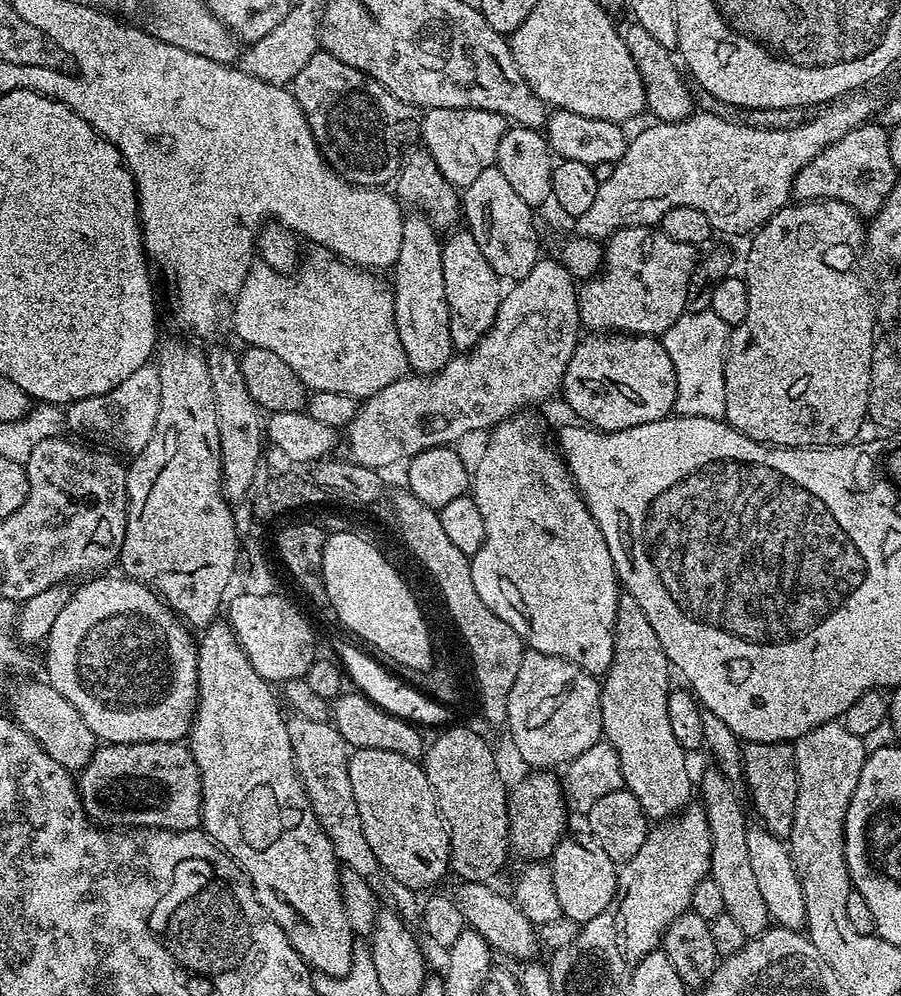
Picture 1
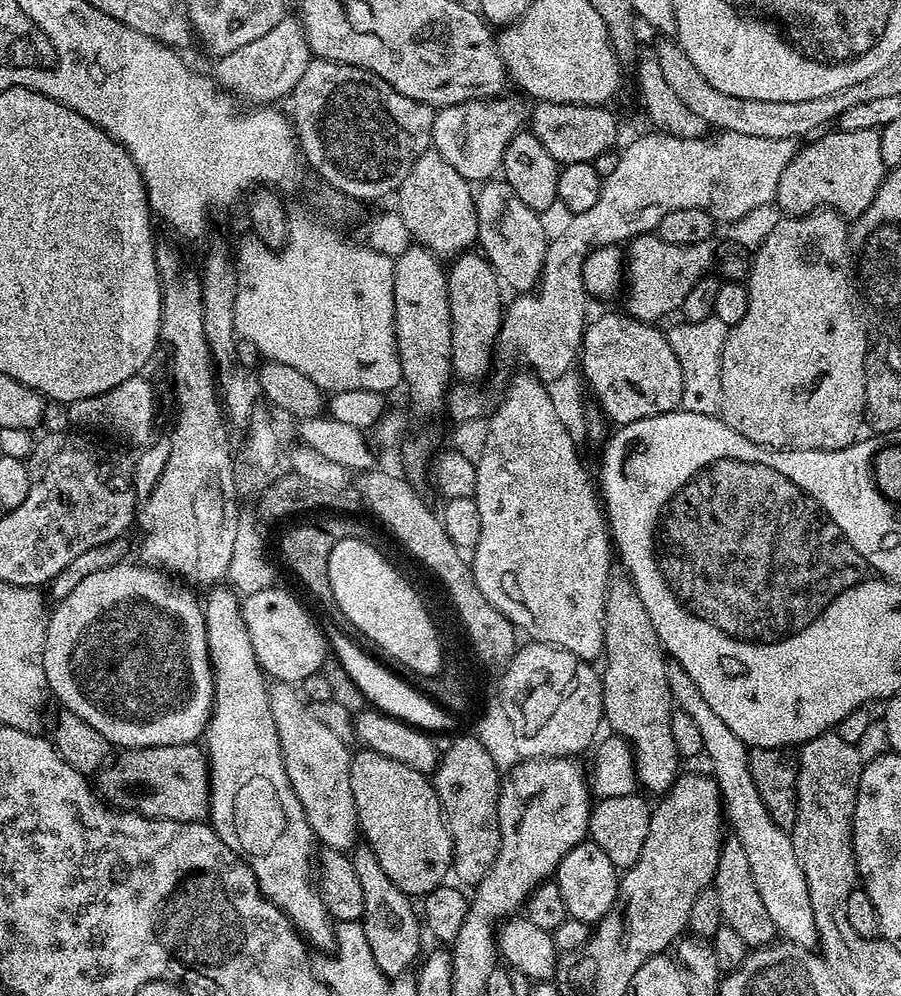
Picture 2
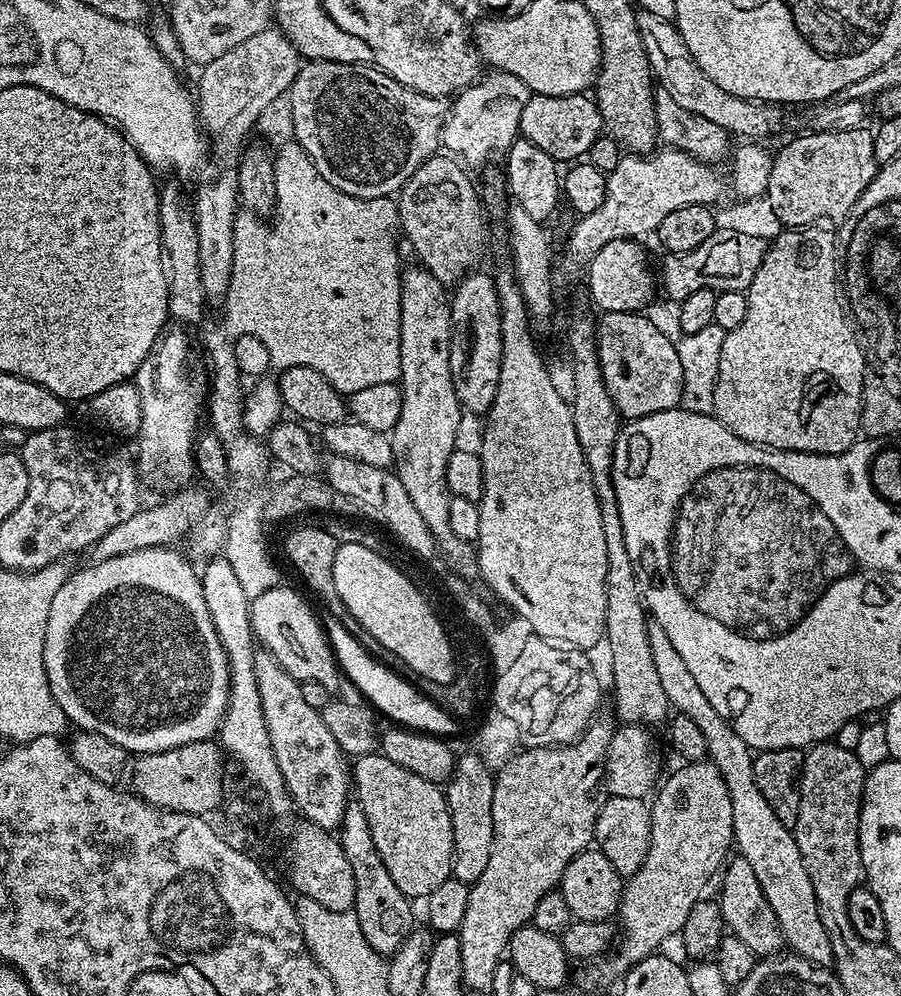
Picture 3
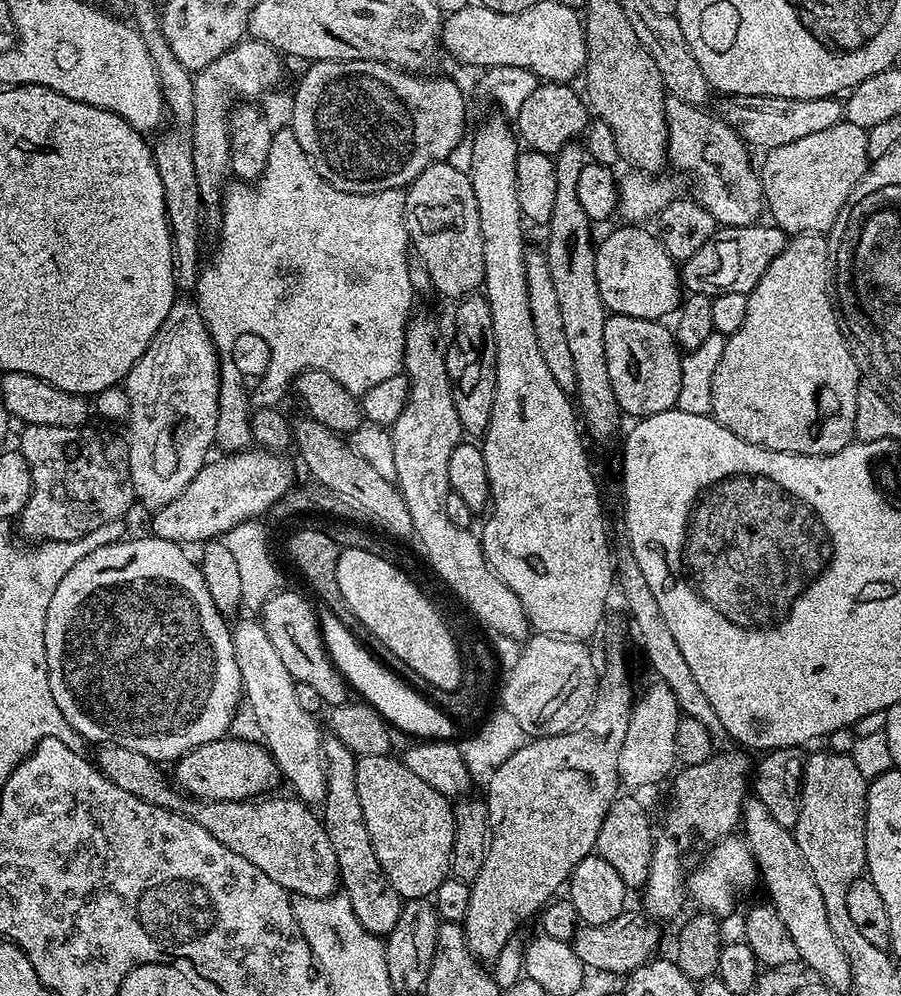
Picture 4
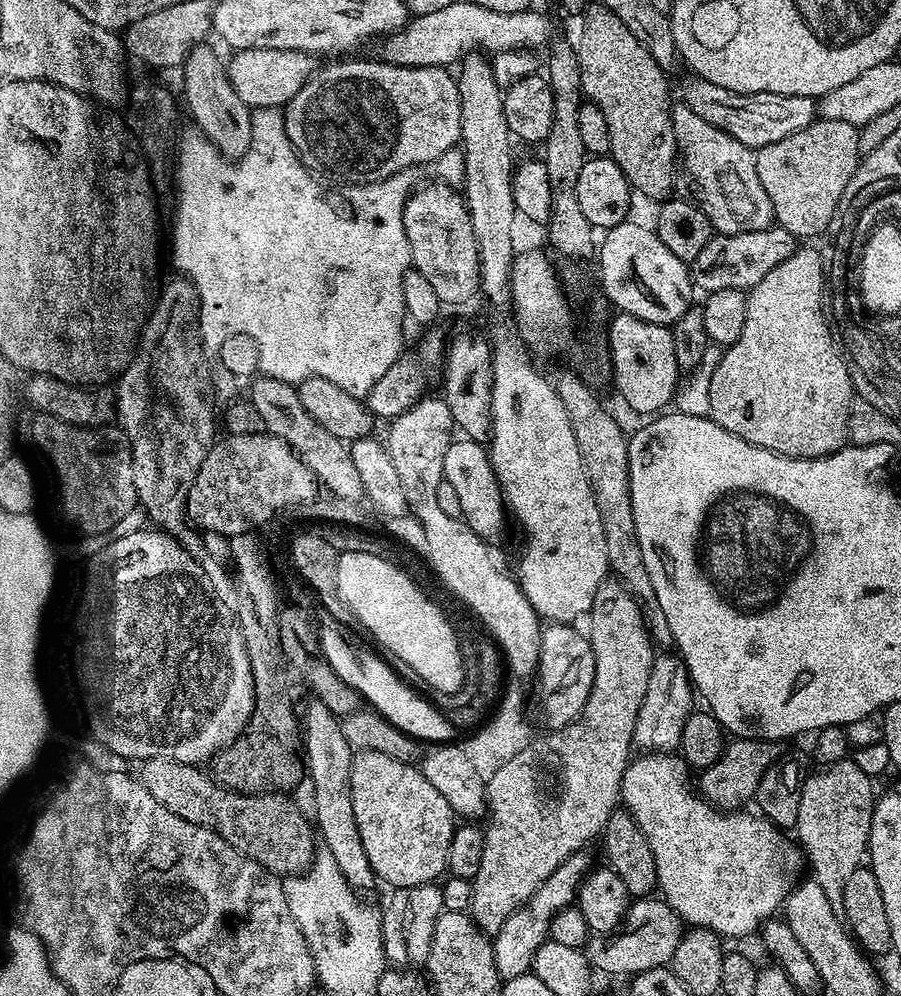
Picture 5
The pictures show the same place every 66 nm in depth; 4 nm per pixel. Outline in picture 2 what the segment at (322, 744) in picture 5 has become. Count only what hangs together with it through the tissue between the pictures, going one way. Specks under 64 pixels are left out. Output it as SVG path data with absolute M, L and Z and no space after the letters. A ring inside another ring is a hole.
M367 846L353 847L350 855L354 874L358 874L358 883L362 886L362 906L364 907L362 923L366 942L370 942L370 950L374 953L374 962L378 962L378 970L382 970L384 976L389 978L403 976L411 969L408 967L412 963L414 963L413 965L417 963L418 957L421 955L420 932L422 936L422 924L418 919L417 909L415 912L412 909L413 901L410 897L402 890L398 890L398 886L394 886L394 882L390 882L390 878L386 878L386 870L382 870L382 866L378 862L378 858L372 853L371 848Z

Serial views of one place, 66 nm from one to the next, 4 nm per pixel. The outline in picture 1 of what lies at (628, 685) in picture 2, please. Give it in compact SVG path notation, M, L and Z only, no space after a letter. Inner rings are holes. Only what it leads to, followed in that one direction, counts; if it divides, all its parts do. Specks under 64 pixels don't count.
M621 595L614 622L614 658L600 685L604 727L602 736L607 743L614 746L618 754L624 787L630 794L634 794L634 798L638 798L638 806L642 806L652 822L667 820L679 814L683 808L688 807L694 796L694 776L692 780L688 773L689 757L684 748L678 746L678 738L674 738L674 730L670 727L668 693L674 688L672 676L674 677L674 672L666 658L666 650L662 650L662 642L658 642L658 634L654 634L650 618L646 618L642 606L638 606L632 596Z

